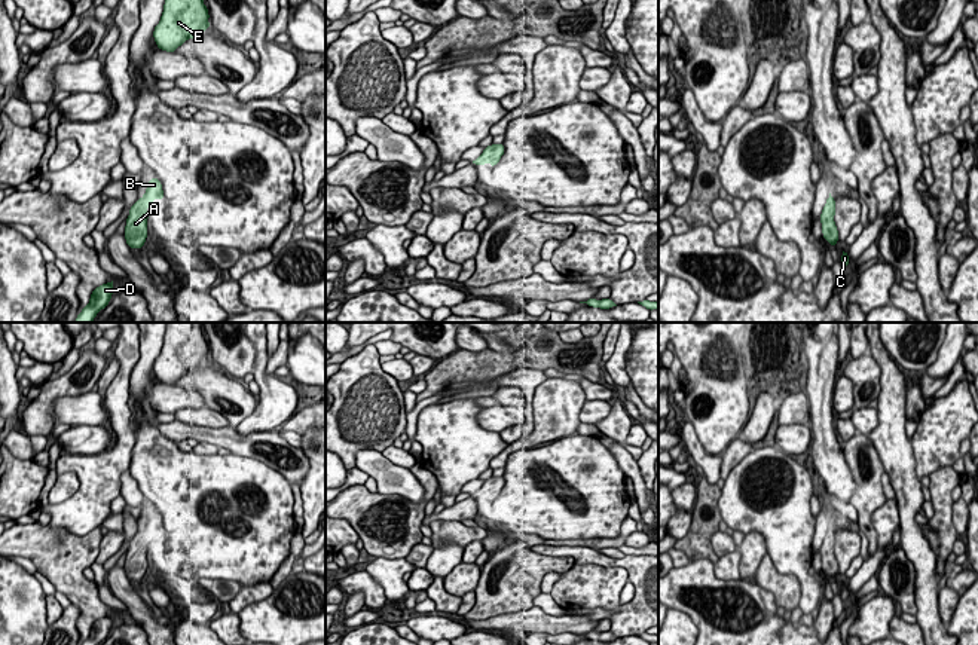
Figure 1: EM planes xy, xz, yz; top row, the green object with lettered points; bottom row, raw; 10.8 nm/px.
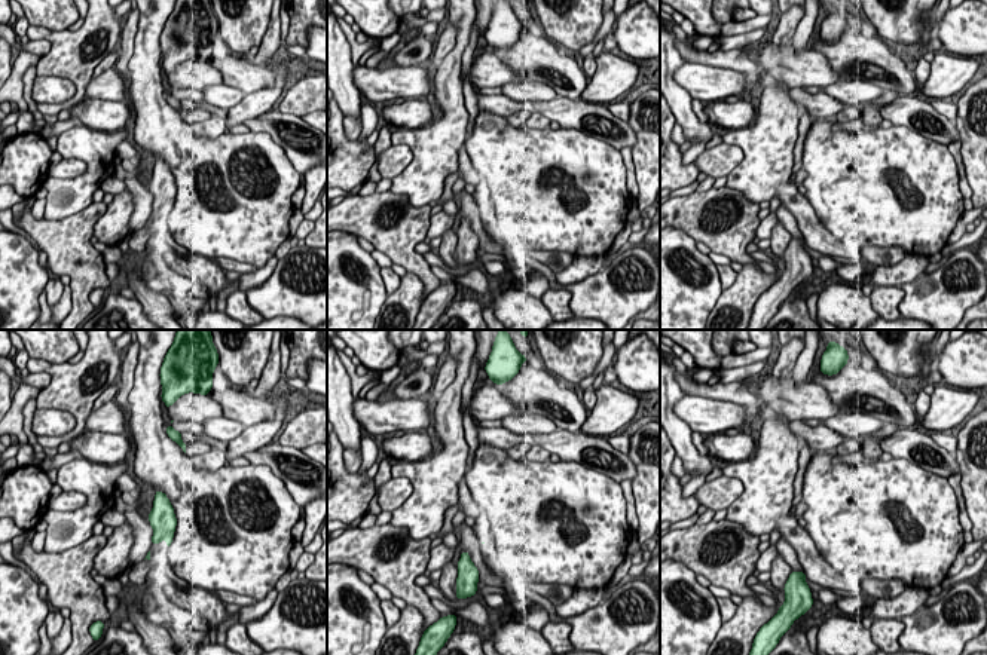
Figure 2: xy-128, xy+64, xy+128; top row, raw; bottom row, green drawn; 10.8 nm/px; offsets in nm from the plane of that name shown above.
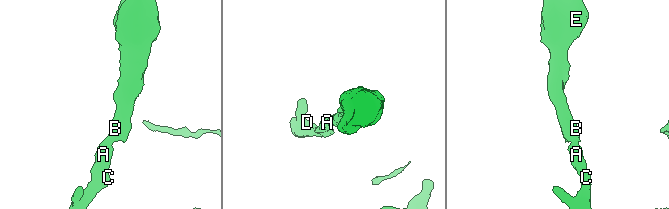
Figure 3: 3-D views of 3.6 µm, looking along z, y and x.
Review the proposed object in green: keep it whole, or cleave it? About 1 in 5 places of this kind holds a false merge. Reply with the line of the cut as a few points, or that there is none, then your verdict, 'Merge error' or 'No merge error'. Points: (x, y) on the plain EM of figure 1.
No split. No merge error

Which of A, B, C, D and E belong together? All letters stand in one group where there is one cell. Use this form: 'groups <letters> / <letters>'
groups A B C D E

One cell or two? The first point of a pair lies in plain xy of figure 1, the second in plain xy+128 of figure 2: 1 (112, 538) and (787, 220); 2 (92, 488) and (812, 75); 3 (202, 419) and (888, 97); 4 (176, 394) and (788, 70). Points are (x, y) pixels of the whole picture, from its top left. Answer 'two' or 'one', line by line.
1: two
2: two
3: two
4: one

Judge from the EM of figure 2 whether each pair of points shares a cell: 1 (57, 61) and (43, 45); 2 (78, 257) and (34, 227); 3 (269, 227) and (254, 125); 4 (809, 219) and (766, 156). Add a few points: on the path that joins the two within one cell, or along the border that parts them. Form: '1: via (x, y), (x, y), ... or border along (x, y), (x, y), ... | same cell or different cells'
1: border along (30, 39), (45, 39), (52, 46) | different cells
2: via (67, 247), (58, 238), (45, 232) | same cell
3: border along (250, 131), (263, 131), (284, 152) | different cells
4: via (797, 204), (767, 171) | same cell

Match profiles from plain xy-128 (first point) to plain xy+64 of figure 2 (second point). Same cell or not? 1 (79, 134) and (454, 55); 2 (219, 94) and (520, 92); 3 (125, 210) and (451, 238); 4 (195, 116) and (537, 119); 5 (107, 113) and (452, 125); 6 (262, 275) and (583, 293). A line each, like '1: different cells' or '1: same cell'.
1: same cell
2: same cell
3: different cells
4: different cells
5: different cells
6: different cells

